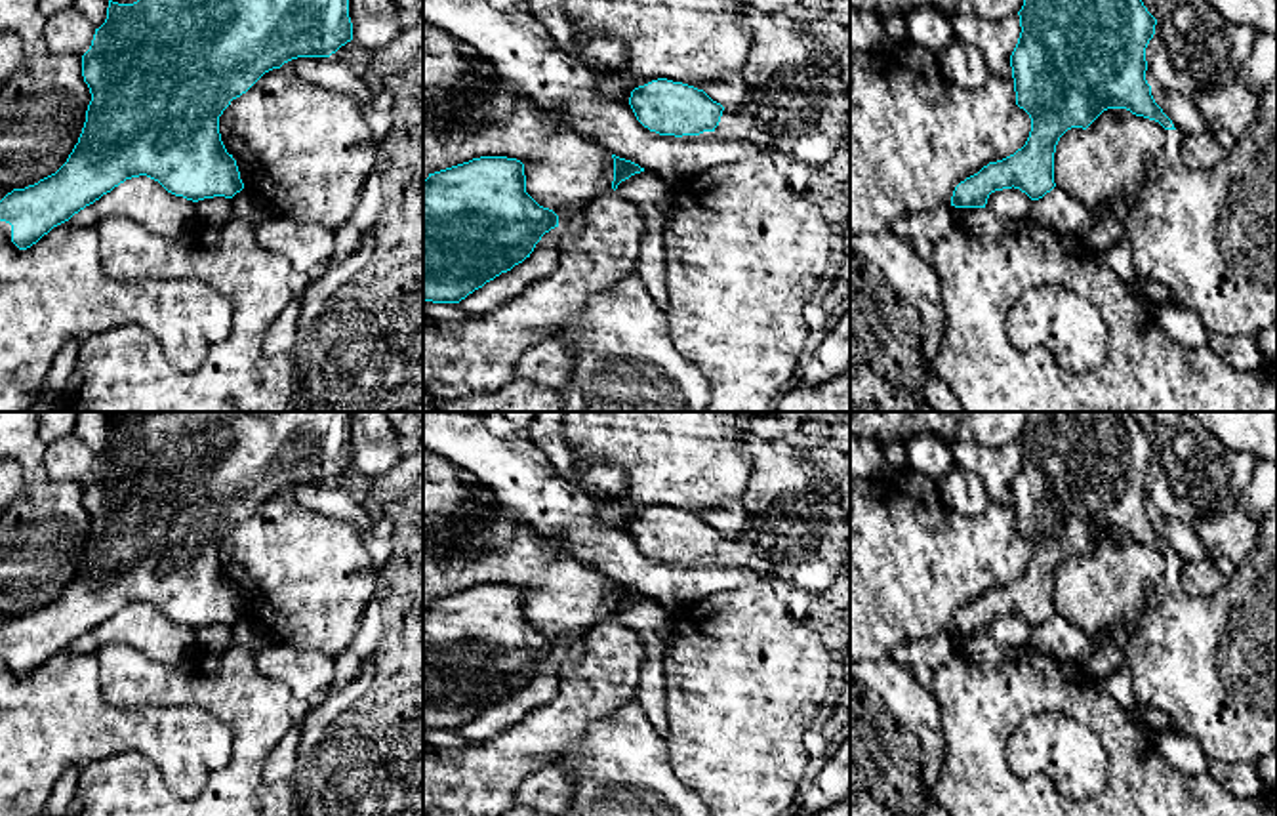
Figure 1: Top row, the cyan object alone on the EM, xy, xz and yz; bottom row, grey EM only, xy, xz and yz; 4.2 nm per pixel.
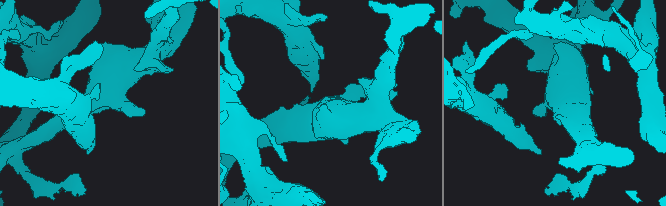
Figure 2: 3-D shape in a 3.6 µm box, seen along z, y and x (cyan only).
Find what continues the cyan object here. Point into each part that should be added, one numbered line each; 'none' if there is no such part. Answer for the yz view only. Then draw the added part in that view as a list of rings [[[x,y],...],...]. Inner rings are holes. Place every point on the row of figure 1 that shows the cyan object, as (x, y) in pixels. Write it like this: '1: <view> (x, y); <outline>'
none

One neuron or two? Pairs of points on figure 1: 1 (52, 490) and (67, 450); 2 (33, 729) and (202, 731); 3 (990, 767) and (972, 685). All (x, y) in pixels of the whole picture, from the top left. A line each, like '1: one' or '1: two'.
1: two
2: one
3: one

